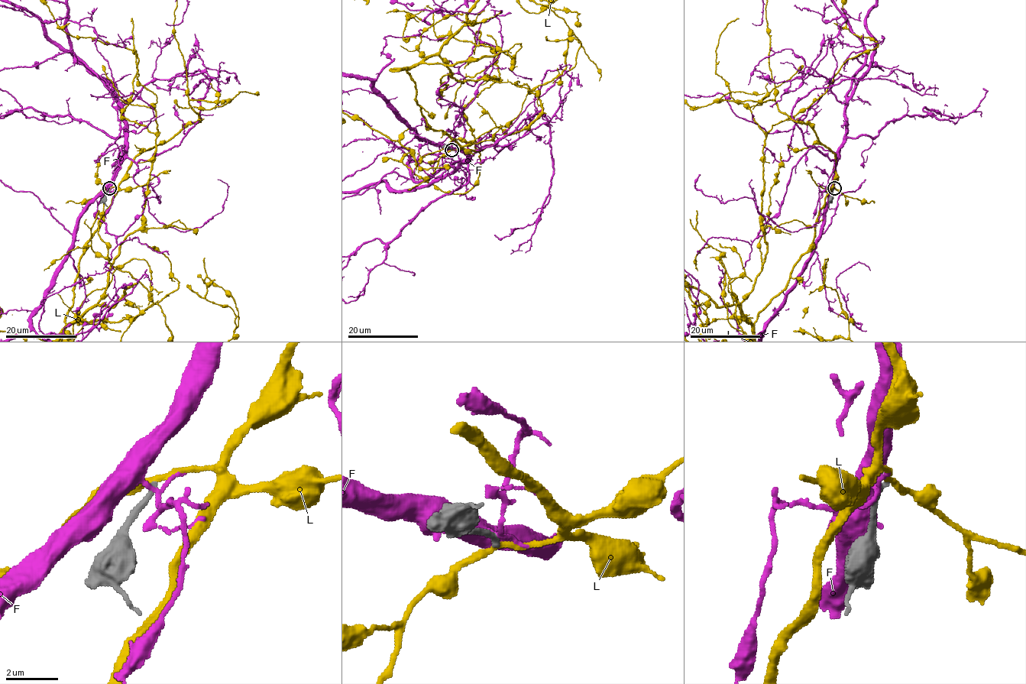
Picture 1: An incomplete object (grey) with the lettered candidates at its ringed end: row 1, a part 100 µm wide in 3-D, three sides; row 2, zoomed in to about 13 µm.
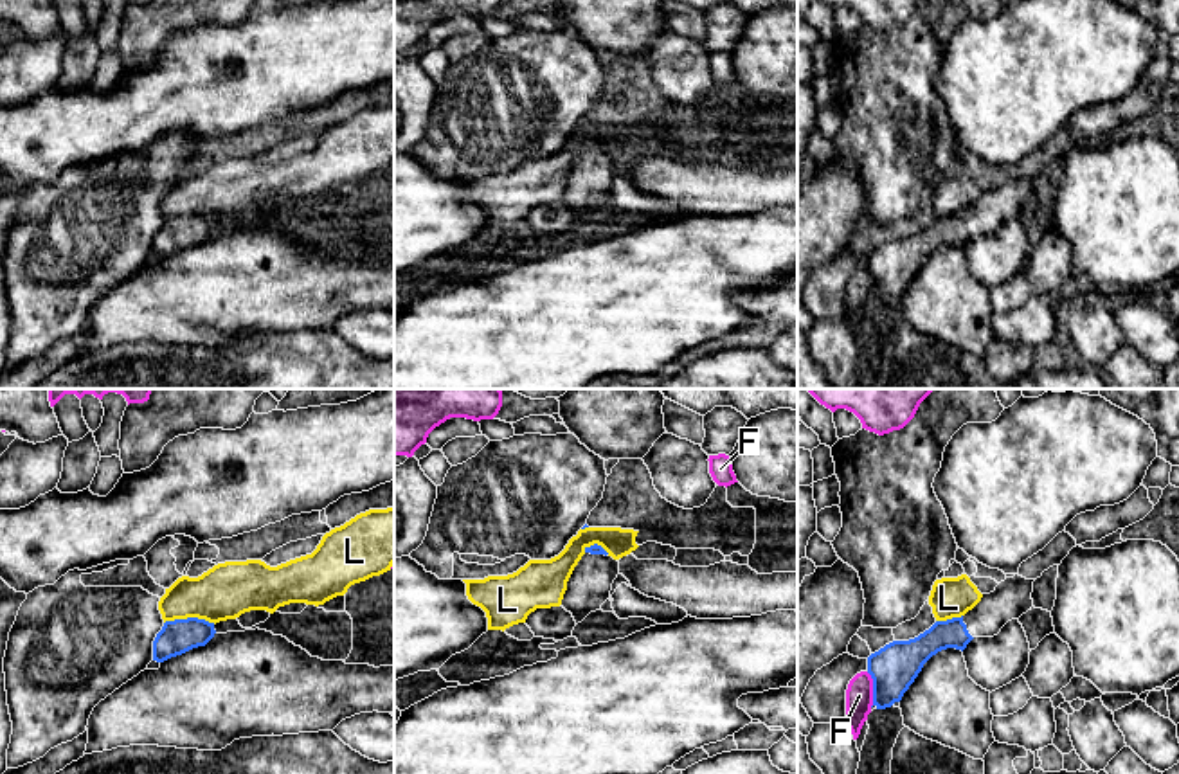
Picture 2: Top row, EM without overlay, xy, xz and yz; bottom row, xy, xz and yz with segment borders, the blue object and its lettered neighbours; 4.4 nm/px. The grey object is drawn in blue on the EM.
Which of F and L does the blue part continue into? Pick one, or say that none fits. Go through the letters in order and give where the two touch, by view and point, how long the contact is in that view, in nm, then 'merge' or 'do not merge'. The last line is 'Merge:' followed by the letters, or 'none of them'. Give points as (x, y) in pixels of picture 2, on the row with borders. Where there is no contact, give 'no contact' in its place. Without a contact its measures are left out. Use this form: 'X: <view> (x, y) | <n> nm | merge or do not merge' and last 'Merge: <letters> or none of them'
F: yz (873, 690) | 160 nm | do not merge
L: xy (189, 618) | 240 nm | do not merge
Merge: none of them

